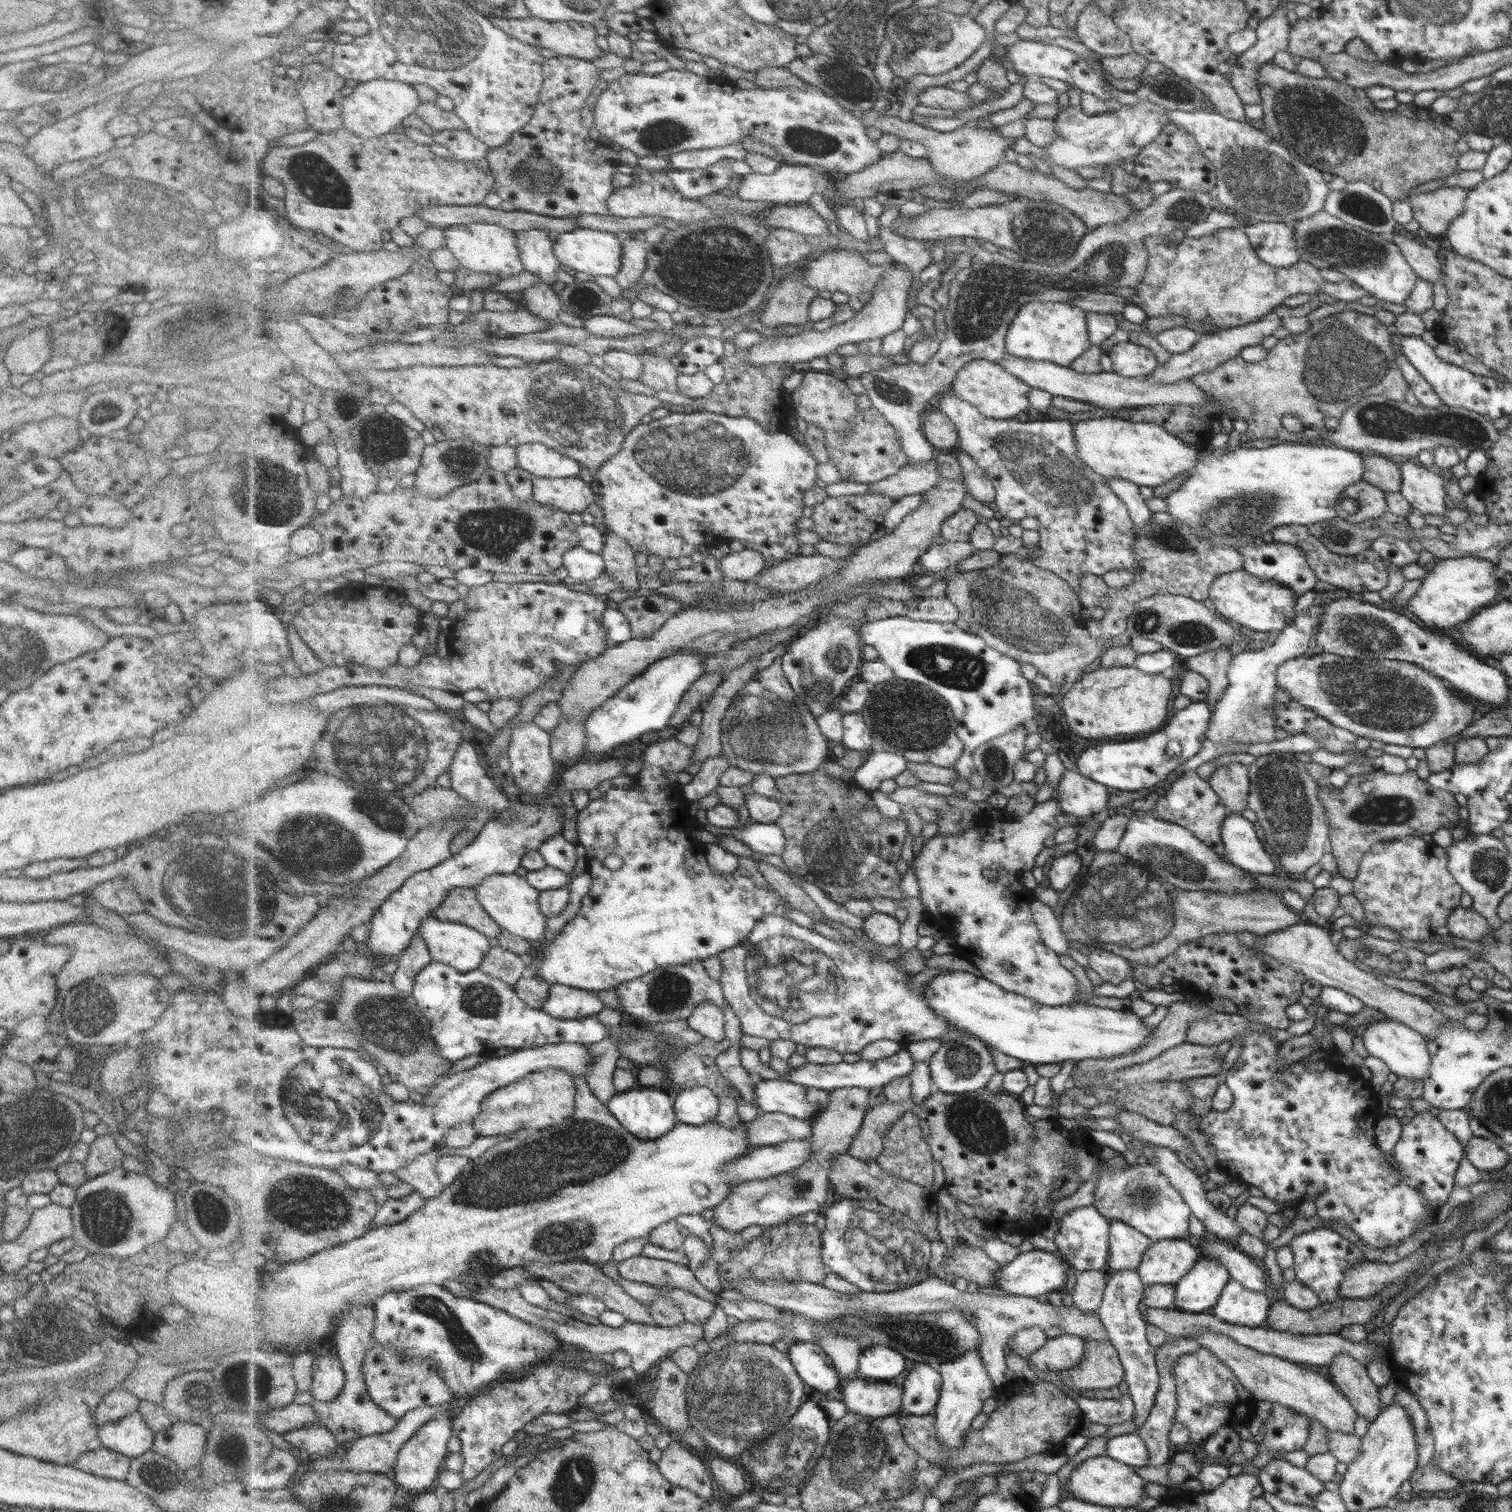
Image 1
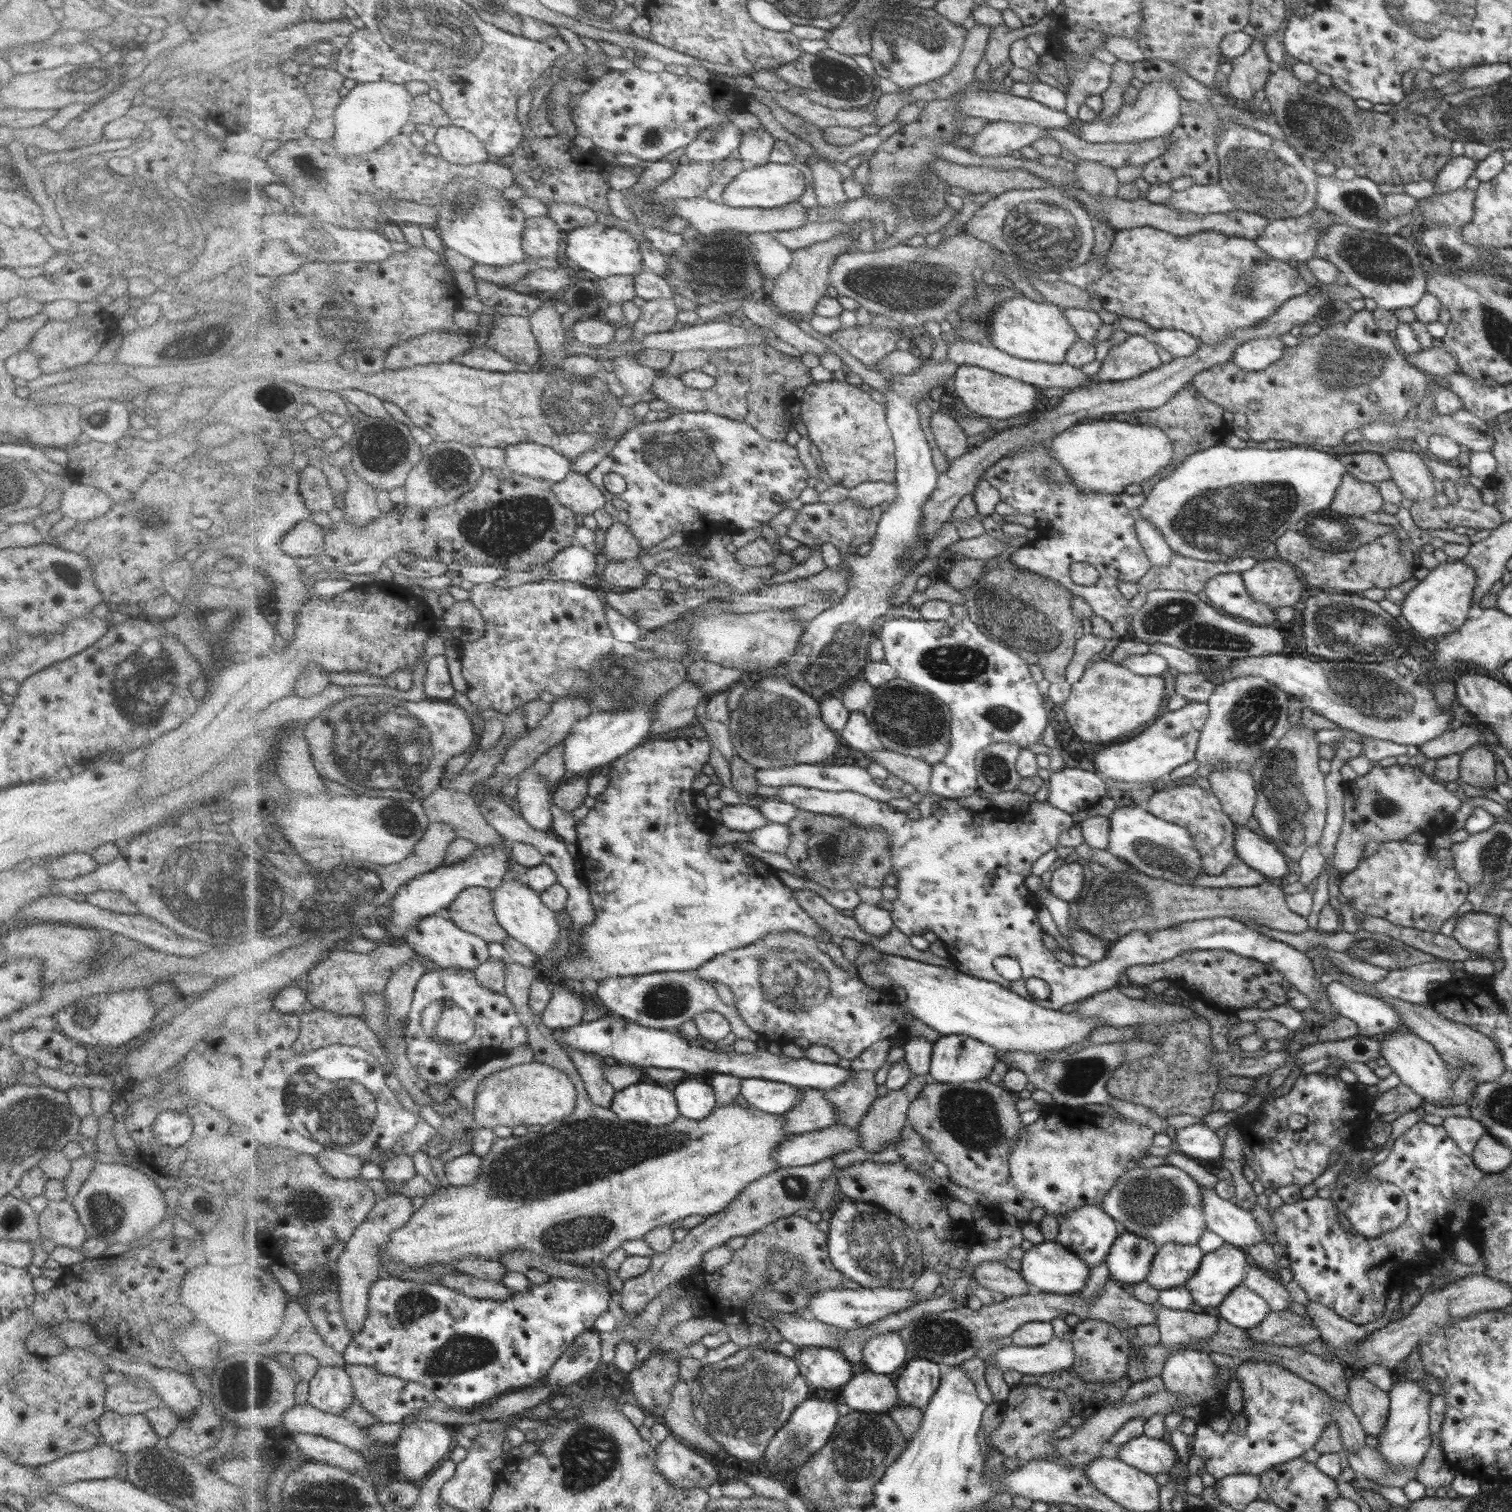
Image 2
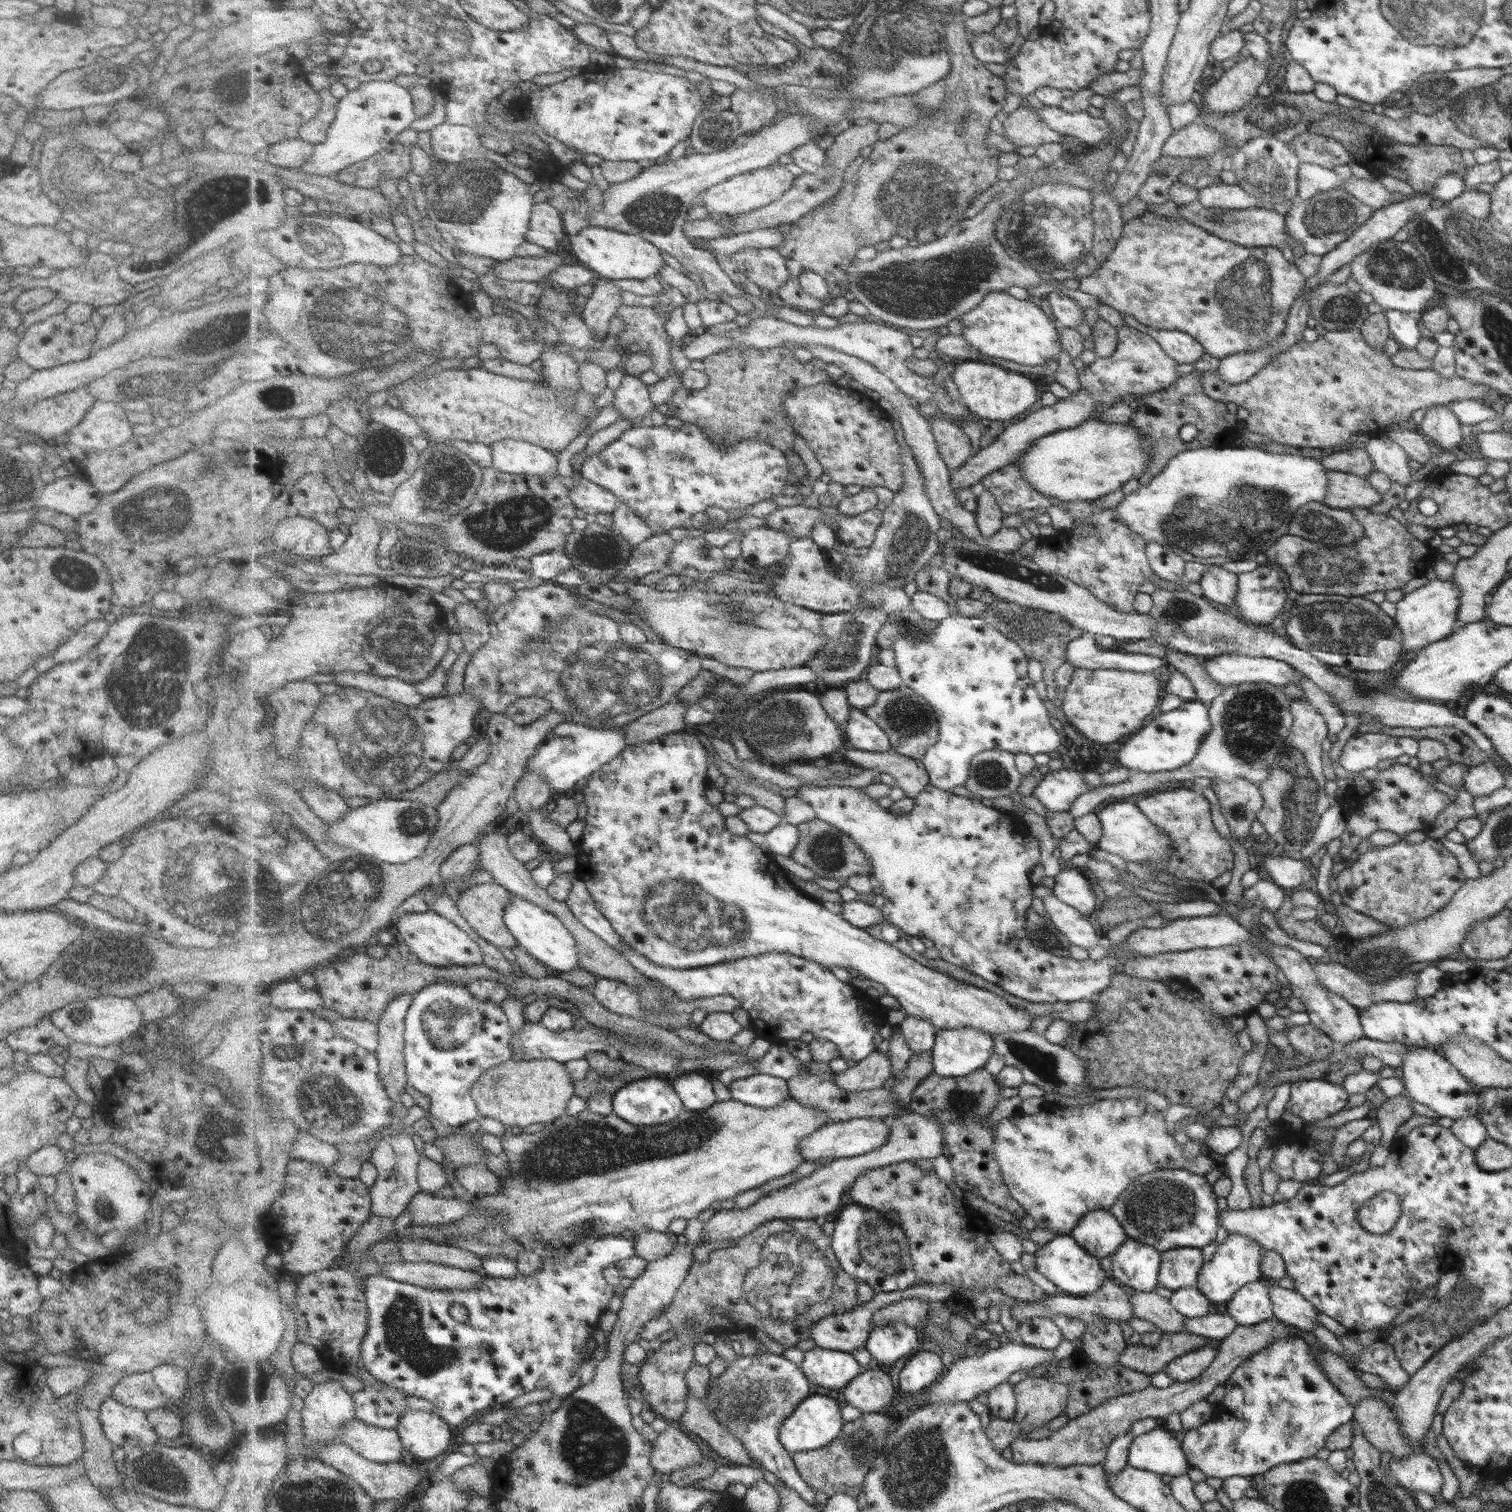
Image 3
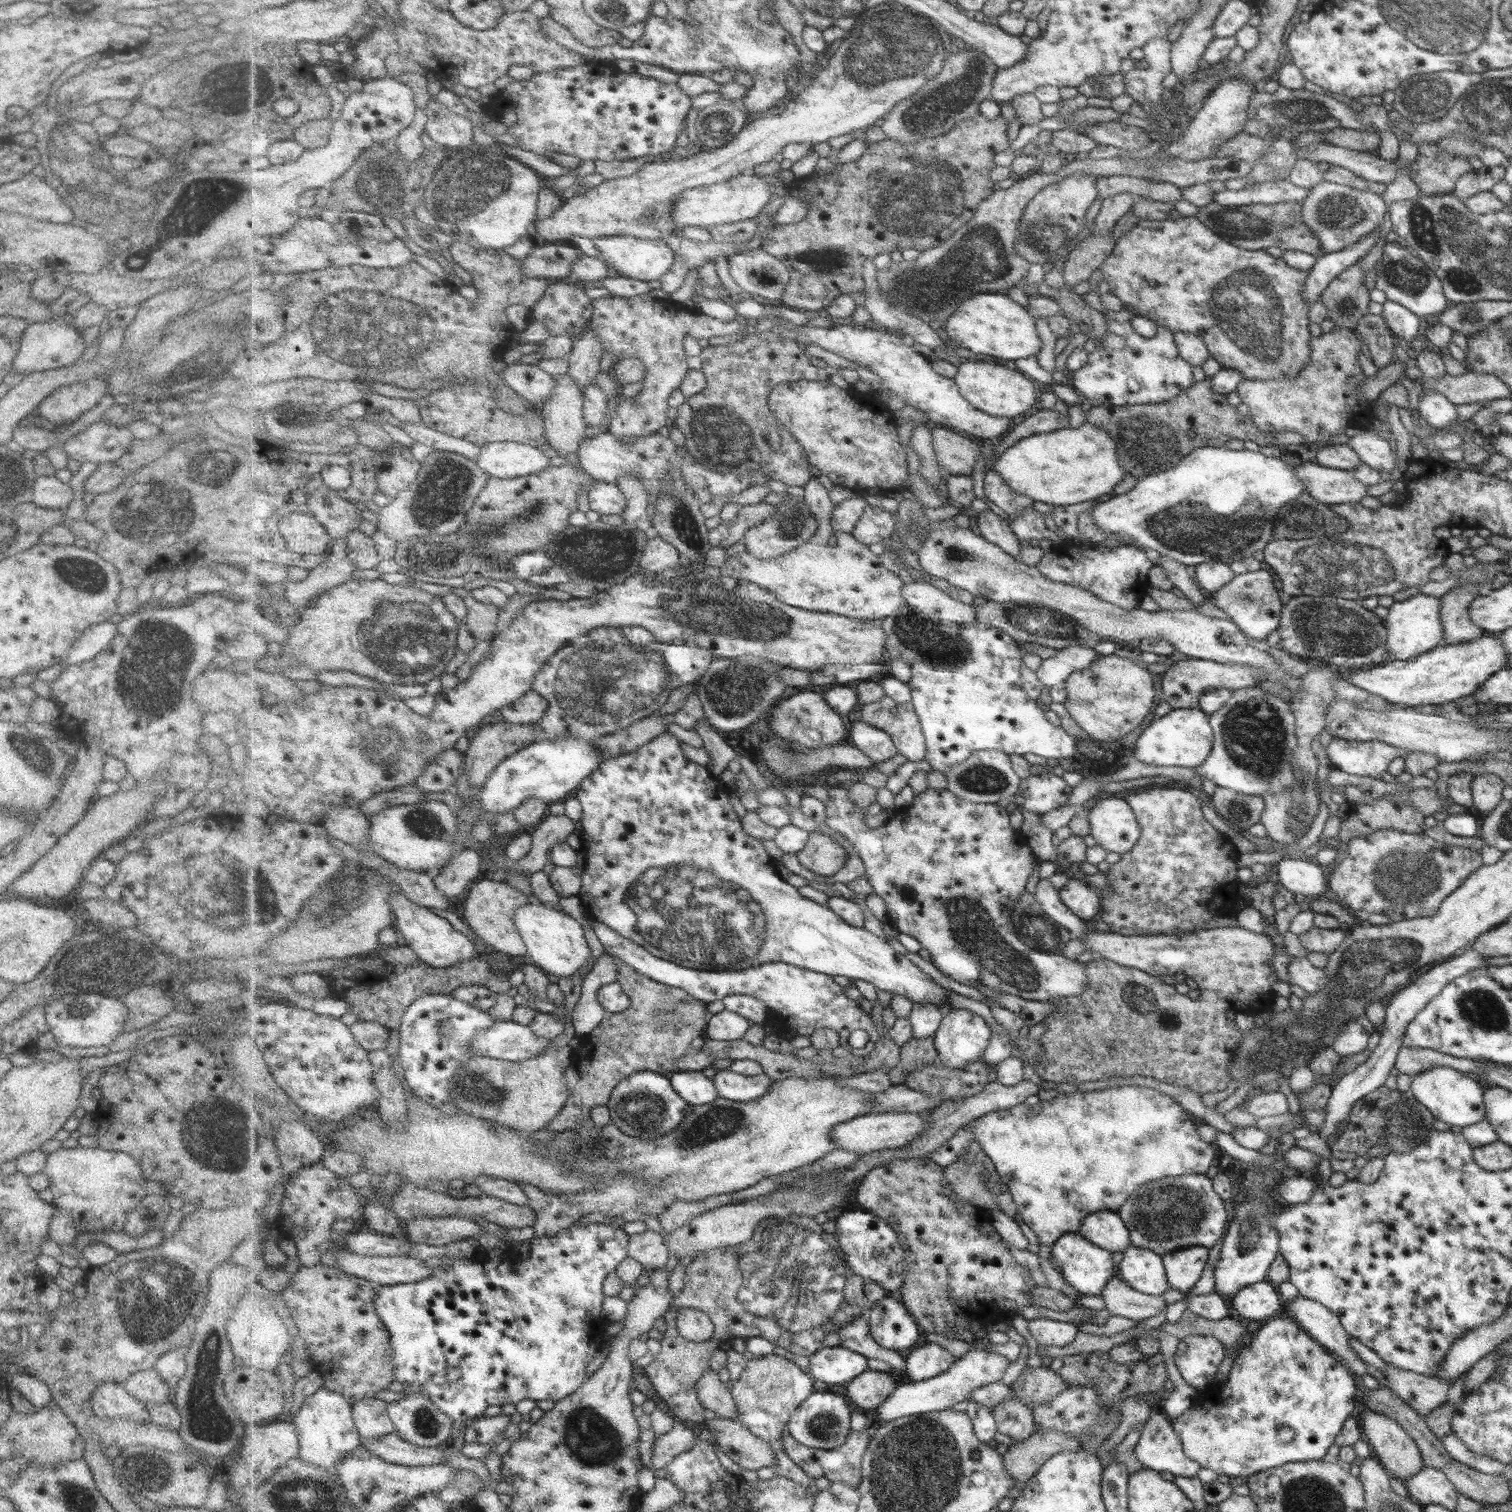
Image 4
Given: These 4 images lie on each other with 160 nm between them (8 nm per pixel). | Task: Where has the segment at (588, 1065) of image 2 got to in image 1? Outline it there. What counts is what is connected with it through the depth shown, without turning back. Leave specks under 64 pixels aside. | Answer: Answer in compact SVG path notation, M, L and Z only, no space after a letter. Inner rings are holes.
M612 1037L598 1044L589 1045L589 1049L595 1054L595 1064L586 1078L591 1082L592 1090L599 1099L608 1104L620 1093L615 1085L615 1074L619 1069L618 1062L623 1056L623 1050L619 1042Z

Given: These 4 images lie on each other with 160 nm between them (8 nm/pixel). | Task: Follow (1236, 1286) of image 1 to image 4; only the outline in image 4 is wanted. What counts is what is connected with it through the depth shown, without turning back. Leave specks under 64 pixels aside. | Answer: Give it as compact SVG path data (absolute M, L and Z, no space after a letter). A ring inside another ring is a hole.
M1266 1280L1236 1293L1232 1298L1232 1308L1238 1312L1240 1319L1265 1322L1272 1319L1272 1316L1278 1316L1282 1302L1280 1294Z

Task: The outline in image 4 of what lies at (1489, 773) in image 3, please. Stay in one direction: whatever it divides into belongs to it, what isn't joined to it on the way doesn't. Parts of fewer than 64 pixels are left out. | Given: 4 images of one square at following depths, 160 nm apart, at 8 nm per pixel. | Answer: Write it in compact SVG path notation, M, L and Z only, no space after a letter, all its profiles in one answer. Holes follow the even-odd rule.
M1478 774L1472 782L1472 812L1476 813L1480 818L1488 816L1496 806L1503 800L1504 782L1500 776L1496 774Z

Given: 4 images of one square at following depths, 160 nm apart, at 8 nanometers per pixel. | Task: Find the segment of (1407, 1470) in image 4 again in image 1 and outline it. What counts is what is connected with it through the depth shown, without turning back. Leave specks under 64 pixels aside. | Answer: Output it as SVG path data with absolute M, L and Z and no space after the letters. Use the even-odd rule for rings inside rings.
M1336 1354L1334 1361L1324 1369L1327 1377L1350 1401L1357 1414L1365 1416L1370 1422L1379 1416L1382 1411L1379 1409L1378 1386L1372 1384L1361 1362L1356 1362L1348 1354Z

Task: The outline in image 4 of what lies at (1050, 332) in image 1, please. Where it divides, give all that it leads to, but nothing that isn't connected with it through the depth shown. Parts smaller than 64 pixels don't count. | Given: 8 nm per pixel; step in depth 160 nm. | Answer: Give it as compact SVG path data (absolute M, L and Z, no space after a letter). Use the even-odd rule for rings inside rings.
M1006 292L983 293L961 304L958 313L943 327L948 339L973 352L998 359L1020 360L1038 356L1044 340L1038 332L1038 322L1028 307L1010 298Z

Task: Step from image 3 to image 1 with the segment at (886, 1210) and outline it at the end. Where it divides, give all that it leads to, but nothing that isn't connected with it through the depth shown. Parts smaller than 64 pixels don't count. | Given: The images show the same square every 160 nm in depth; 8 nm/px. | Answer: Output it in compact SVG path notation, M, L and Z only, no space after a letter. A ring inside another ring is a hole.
M849 1152L832 1159L831 1169L831 1181L839 1198L874 1201L892 1207L894 1210L900 1210L918 1223L920 1230L932 1242L942 1240L940 1230L938 1230L940 1228L938 1214L942 1205L940 1205L938 1190L935 1187L920 1186L911 1180L890 1174L877 1160L866 1162L852 1156Z

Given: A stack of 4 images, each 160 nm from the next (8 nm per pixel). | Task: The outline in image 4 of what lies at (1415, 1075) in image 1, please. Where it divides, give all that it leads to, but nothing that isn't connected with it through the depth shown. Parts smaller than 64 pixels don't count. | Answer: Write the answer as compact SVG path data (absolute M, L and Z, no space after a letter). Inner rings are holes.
M1436 1066L1412 1077L1408 1093L1418 1102L1428 1107L1428 1110L1438 1120L1450 1126L1472 1126L1483 1121L1486 1116L1486 1103L1483 1099L1484 1087L1473 1076L1457 1071L1452 1067Z

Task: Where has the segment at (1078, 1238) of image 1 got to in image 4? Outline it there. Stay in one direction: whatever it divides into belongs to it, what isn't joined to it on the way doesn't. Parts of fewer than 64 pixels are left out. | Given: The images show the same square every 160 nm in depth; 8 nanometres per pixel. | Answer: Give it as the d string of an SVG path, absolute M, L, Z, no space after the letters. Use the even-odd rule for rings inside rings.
M1108 1210L1094 1213L1084 1220L1078 1234L1111 1253L1128 1249L1131 1242L1131 1232L1126 1224L1117 1213Z

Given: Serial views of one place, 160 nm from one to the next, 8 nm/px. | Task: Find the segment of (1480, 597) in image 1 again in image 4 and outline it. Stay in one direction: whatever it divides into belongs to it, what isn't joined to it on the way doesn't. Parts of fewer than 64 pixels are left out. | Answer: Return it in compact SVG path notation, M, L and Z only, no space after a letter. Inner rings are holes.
M1419 593L1403 601L1396 601L1383 620L1387 627L1387 650L1393 660L1405 661L1434 650L1444 641L1445 626L1441 619L1441 599Z

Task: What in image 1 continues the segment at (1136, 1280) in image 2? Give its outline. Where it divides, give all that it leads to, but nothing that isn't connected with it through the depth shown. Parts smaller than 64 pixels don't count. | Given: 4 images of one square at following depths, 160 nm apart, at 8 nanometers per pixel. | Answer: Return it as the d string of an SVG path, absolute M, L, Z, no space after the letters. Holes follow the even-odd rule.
M1111 1221L1110 1246L1106 1270L1111 1273L1120 1270L1137 1270L1144 1254L1151 1248L1152 1240L1124 1222Z

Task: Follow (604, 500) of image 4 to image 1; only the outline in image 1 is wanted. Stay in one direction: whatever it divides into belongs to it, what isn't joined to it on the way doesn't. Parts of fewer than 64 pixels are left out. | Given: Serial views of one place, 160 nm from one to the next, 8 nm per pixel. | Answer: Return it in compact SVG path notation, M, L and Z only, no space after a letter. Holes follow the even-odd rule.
M533 475L535 499L572 514L586 512L590 504L596 503L597 494L591 483L580 477L552 478Z

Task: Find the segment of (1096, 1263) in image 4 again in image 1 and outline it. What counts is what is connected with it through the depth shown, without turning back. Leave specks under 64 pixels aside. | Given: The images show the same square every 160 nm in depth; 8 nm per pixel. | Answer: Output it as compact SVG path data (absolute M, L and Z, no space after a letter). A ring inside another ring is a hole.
M1032 1250L1031 1252L1020 1253L1014 1261L1008 1263L998 1274L998 1288L1002 1291L1016 1296L1029 1296L1038 1298L1044 1294L1050 1294L1054 1291L1060 1292L1068 1279L1068 1270L1070 1265L1062 1263L1062 1256L1054 1255L1052 1252L1044 1250Z

